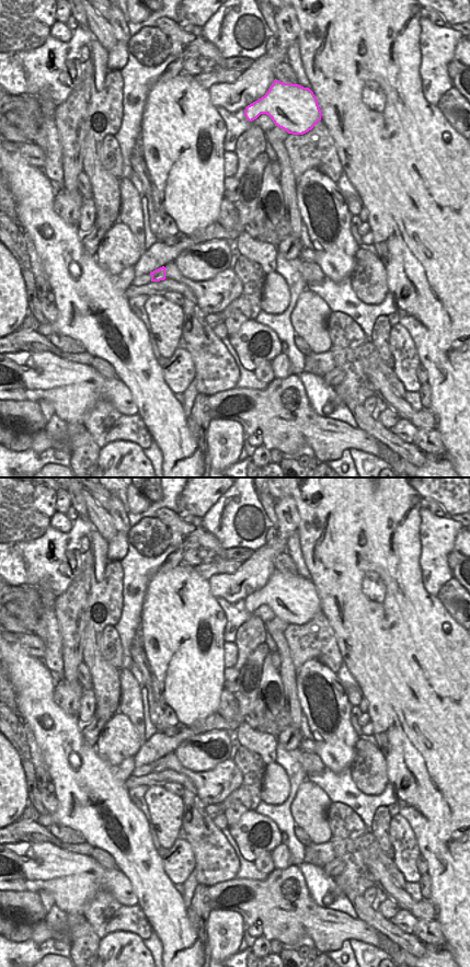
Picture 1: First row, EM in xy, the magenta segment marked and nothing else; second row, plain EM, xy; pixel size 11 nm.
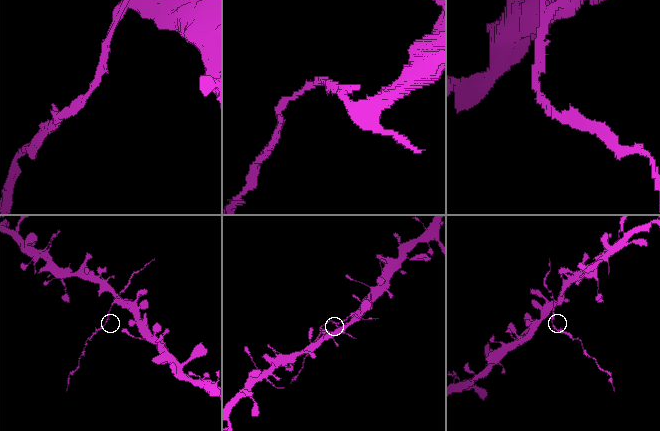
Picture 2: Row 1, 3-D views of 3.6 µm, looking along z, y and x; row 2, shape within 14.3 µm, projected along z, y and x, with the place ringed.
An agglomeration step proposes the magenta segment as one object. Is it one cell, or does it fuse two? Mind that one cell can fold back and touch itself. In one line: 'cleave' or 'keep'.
cleave

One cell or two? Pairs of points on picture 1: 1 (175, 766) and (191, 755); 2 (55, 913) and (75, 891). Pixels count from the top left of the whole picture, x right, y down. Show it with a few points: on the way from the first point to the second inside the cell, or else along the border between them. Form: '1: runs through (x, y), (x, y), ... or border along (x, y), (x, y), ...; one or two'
1: border along (174, 751), (182, 766), (193, 771), (205, 770); two
2: border along (55, 905), (67, 913); two

